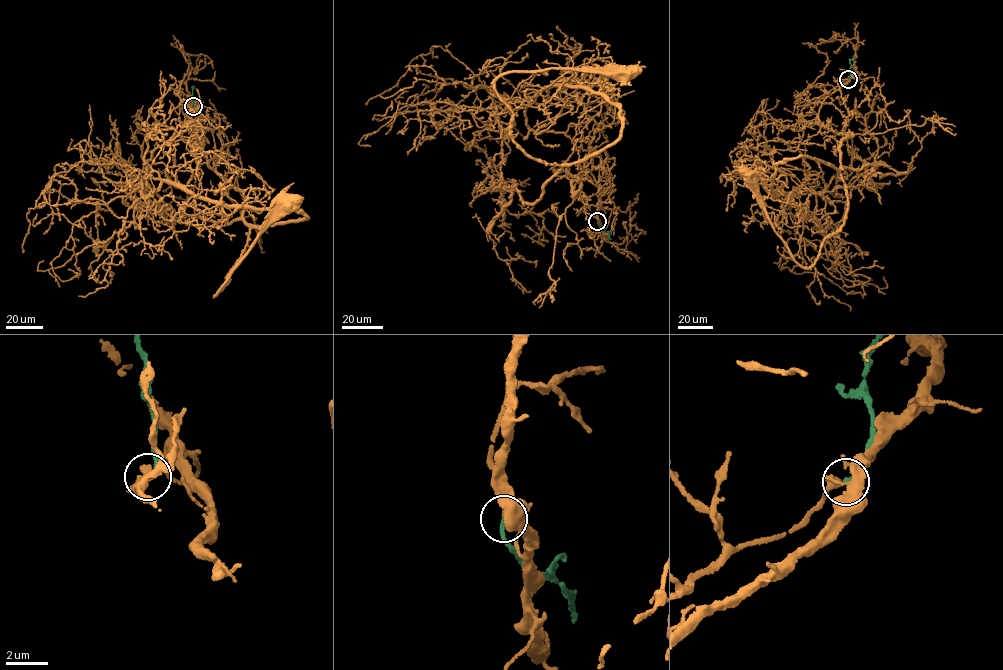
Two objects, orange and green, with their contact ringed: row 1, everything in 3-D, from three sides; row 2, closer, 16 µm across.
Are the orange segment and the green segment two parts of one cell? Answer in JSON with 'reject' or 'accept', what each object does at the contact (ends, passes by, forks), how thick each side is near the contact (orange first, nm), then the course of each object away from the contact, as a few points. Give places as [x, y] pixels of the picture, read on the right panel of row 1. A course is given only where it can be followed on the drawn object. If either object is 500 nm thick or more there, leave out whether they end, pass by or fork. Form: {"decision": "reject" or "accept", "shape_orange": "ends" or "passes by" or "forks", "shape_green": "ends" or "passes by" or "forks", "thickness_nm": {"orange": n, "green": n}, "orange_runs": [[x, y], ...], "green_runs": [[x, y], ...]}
{"decision": "accept", "shape_orange": "passes by", "shape_green": "ends", "thickness_nm": {"orange": 280, "green": 200}, "orange_runs": [[848, 79], [825, 93], [818, 120], [852, 134], [839, 147], [846, 217], [811, 265], [794, 260], [746, 177]], "green_runs": [[848, 79], [849, 61], [853, 56]]}

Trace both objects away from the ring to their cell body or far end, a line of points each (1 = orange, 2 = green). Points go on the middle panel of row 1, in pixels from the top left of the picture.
1: (597, 221), (591, 174), (577, 175), (574, 197), (578, 178), (520, 148), (494, 85), (512, 72), (624, 69)
2: (597, 221), (604, 231), (609, 232), (611, 239)

